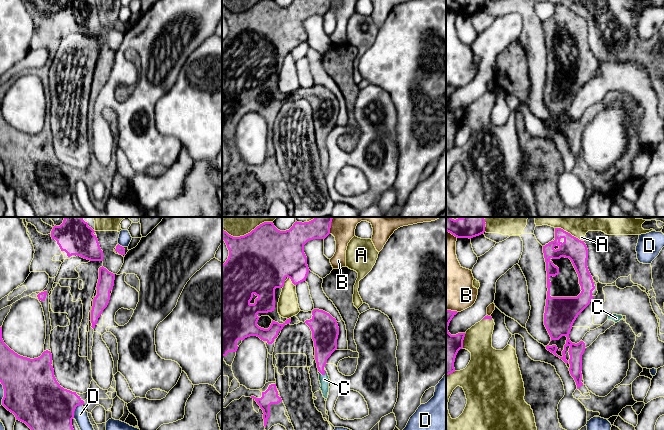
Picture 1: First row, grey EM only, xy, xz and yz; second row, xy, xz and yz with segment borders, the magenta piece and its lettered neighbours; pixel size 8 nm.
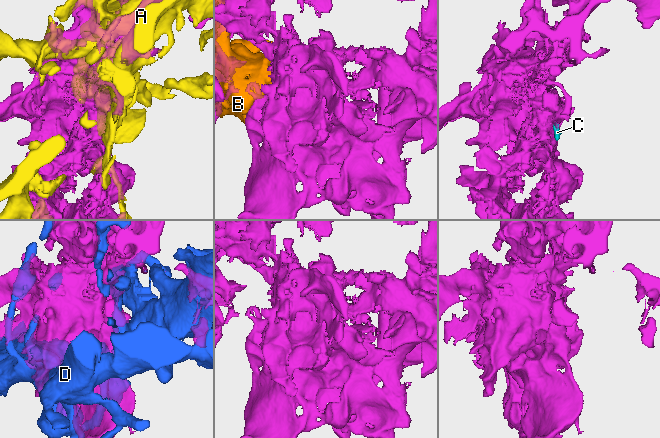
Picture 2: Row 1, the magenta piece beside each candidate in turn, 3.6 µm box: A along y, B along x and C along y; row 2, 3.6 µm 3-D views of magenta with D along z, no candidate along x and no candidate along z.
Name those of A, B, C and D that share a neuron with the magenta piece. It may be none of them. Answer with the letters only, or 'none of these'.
C

